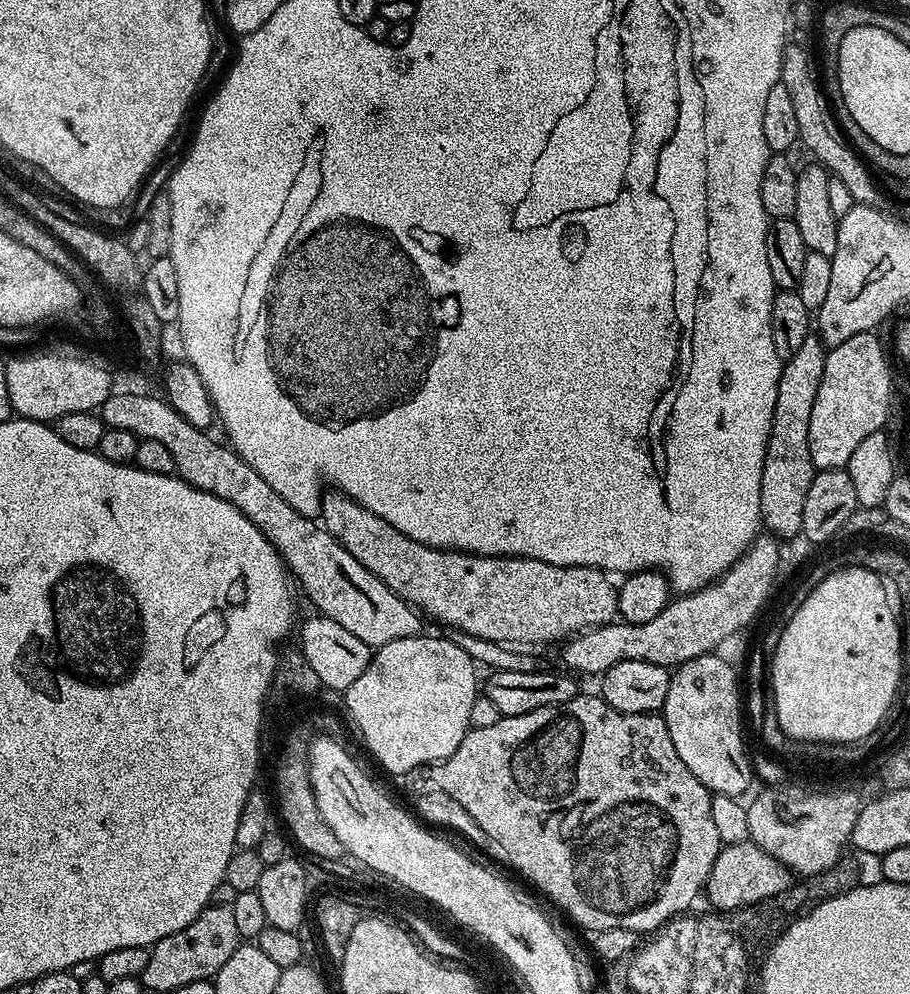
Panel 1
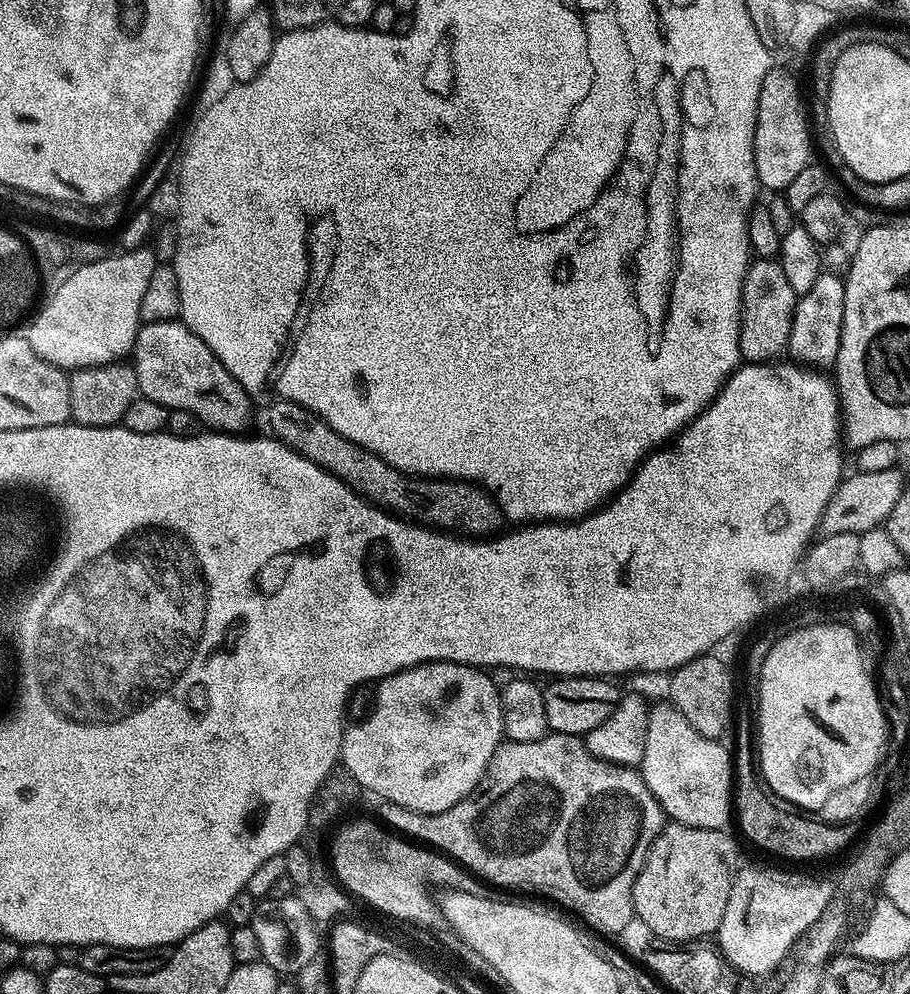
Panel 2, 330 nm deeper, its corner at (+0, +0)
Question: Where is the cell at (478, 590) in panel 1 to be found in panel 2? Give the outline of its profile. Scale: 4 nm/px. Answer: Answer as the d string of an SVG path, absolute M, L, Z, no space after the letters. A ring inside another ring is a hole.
M276 398L271 402L273 404L264 412L268 428L272 431L269 433L287 448L294 449L298 455L343 480L356 491L357 496L364 497L369 504L411 518L433 530L463 534L468 538L484 538L499 533L505 527L504 513L483 488L467 480L427 480L405 476L370 450L342 438L342 434L326 426L326 422L322 422L322 418L310 410L289 400Z

